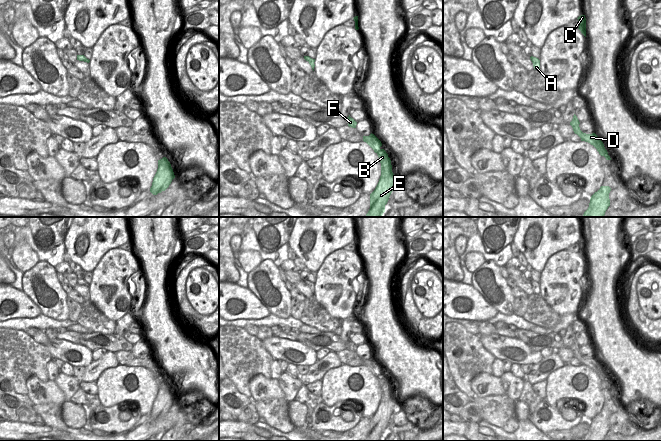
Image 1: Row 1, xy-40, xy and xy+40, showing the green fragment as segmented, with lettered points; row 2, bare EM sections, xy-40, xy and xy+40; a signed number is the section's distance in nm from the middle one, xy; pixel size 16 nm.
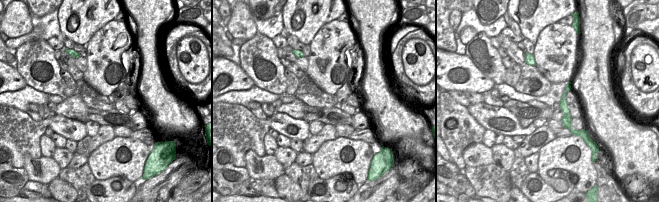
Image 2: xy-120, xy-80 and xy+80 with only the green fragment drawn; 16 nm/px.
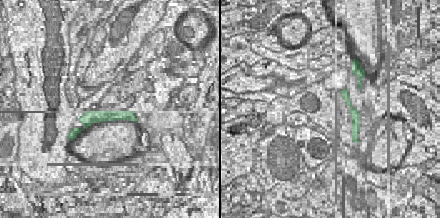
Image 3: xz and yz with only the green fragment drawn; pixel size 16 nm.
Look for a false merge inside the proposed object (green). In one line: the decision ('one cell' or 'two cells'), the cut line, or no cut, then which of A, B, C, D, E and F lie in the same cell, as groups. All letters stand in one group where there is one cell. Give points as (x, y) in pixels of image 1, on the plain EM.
two cells | xy (382, 373), (375, 376) | A C D F / B E

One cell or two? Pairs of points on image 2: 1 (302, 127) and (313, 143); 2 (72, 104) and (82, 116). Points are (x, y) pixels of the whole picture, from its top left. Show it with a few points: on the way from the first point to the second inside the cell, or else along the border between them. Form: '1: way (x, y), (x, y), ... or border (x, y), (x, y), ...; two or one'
1: border (310, 135), (303, 141); two
2: way (74, 107), (80, 113); one

